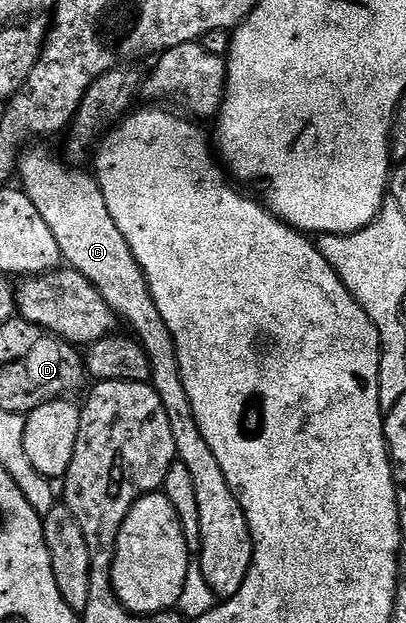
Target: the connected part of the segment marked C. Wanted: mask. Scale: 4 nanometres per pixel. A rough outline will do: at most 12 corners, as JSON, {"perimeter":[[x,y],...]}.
{"perimeter":[[31,146],[16,172],[63,260],[152,365],[196,489],[204,580],[240,593],[254,542],[184,389],[172,333],[97,178]]}

